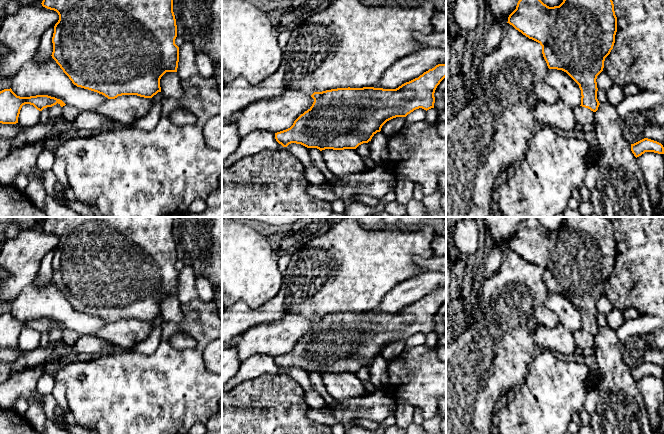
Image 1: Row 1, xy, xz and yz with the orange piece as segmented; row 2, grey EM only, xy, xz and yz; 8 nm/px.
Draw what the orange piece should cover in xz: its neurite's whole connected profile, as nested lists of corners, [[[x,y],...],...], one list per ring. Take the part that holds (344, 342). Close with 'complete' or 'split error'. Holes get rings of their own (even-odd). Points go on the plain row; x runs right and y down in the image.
[[[446,287],[436,289],[396,313],[348,311],[314,316],[311,319],[314,323],[312,330],[301,338],[290,352],[275,357],[275,363],[283,371],[296,367],[320,375],[356,373],[359,369],[371,365],[387,345],[406,341],[419,332],[426,335],[434,332],[435,314],[445,301]]]; complete

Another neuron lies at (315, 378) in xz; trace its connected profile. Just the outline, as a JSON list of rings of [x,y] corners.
[[[308,372],[313,390],[316,391],[326,402],[328,406],[337,406],[337,400],[334,399],[326,390],[322,377],[317,372]]]

